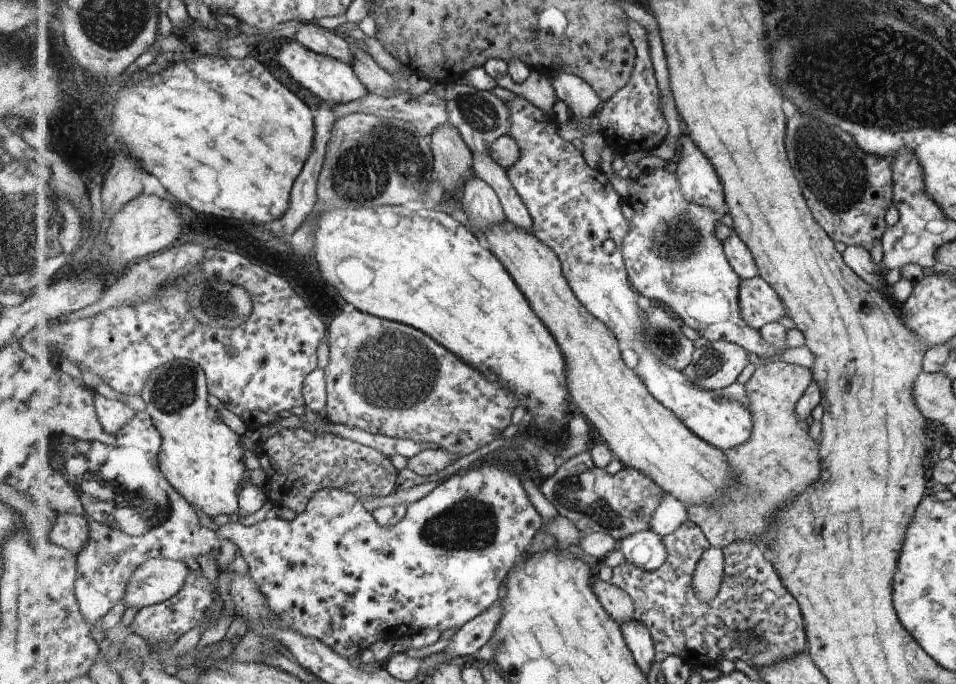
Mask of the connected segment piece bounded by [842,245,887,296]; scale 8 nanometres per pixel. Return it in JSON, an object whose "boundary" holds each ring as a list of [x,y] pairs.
{"boundary":[[[850,245],[846,247],[842,255],[859,276],[862,276],[871,286],[879,289],[884,296],[885,292],[881,288],[887,284],[883,279],[883,266],[873,260],[869,250],[861,245]]]}

